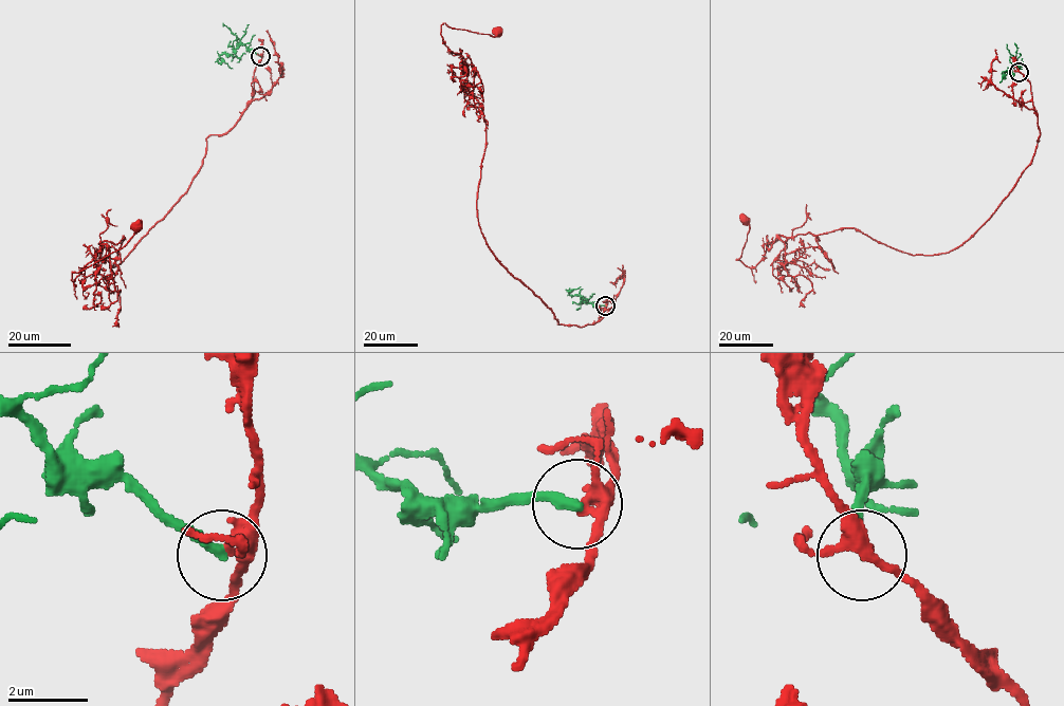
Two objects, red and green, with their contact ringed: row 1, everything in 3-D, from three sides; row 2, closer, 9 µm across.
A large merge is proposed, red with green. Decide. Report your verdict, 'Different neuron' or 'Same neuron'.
Different neuron

